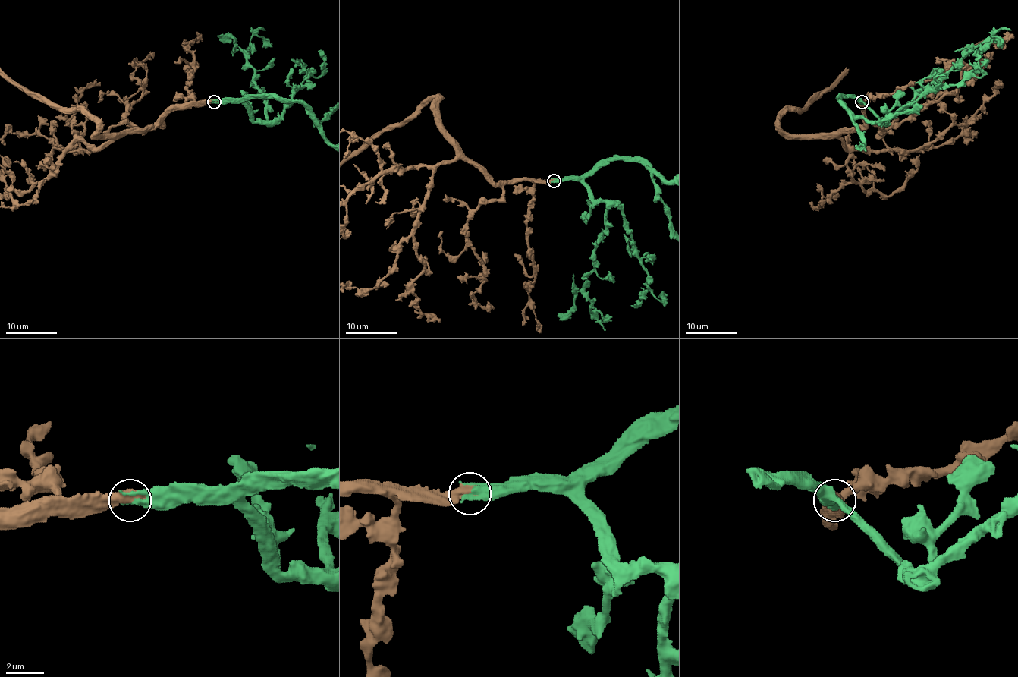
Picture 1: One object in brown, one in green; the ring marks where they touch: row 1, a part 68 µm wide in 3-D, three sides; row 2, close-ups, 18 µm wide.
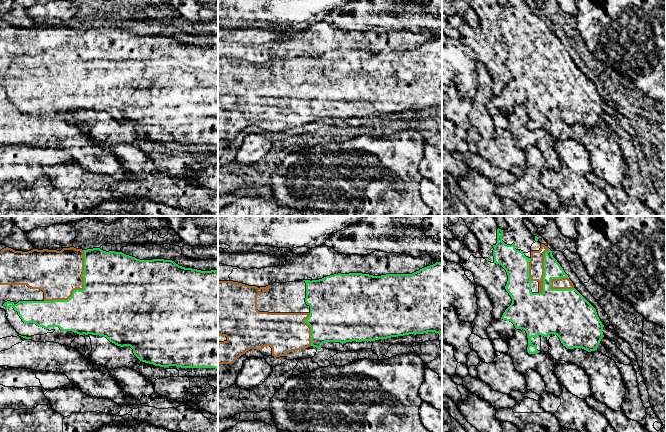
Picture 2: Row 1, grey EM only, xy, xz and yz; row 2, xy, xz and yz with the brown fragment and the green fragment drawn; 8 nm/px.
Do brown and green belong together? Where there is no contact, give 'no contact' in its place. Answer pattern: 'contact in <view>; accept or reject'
contact in xy; accept

